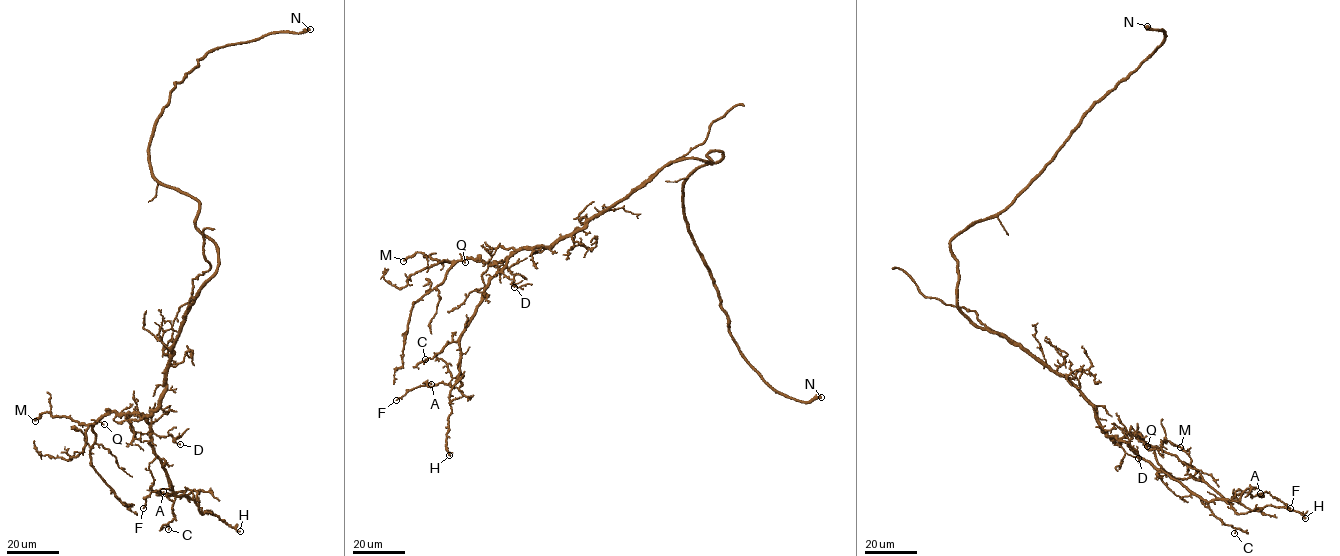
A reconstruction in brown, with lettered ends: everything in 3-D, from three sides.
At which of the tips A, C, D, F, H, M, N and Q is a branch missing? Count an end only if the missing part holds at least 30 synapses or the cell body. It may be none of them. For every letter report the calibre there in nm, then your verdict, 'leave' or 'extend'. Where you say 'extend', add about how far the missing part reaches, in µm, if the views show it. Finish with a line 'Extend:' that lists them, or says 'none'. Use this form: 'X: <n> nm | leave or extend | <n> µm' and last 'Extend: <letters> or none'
A: 200 nm | leave
C: 110 nm | leave
D: 110 nm | leave
F: 100 nm | leave
H: 190 nm | leave
M: 360 nm | leave
N: 460 nm | extend | 200 µm
Q: 140 nm | leave
Extend: N

